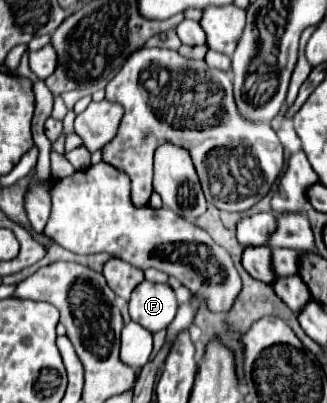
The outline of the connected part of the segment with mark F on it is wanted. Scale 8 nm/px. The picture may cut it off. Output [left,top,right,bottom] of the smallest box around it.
[130,281,178,333]

